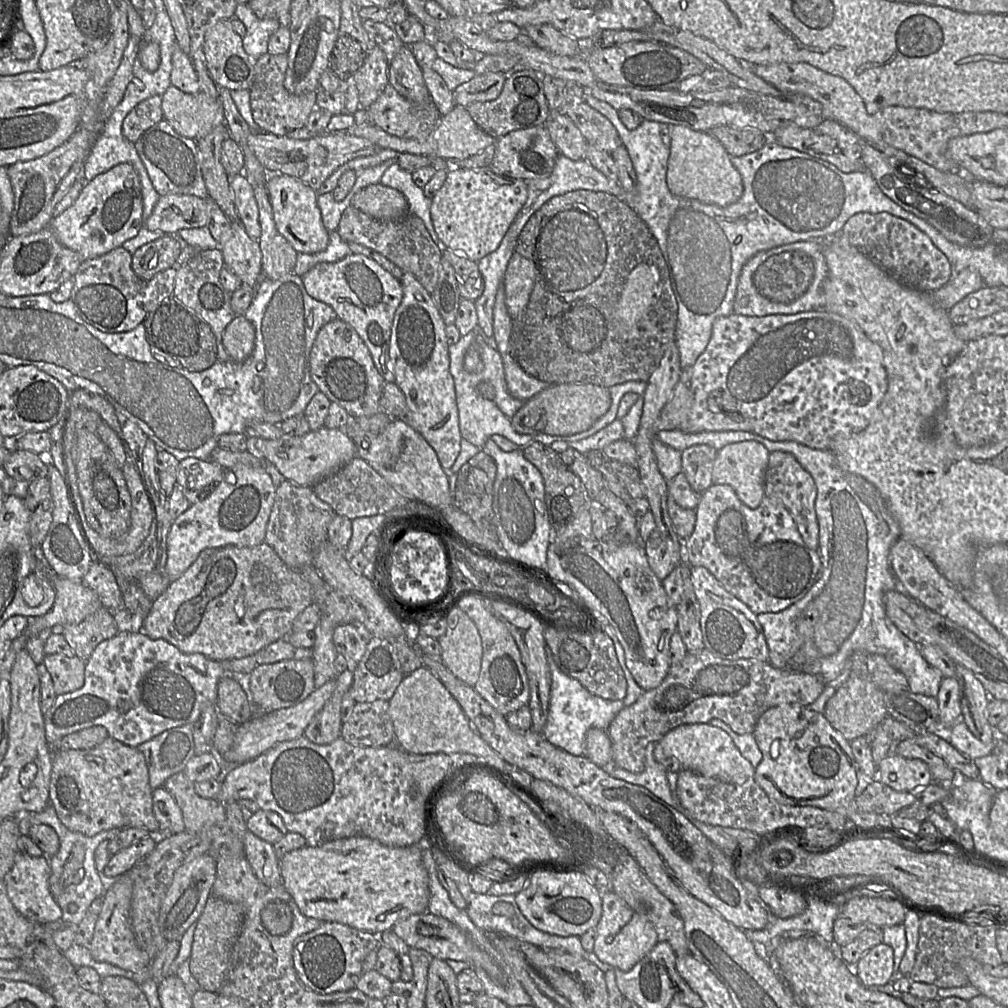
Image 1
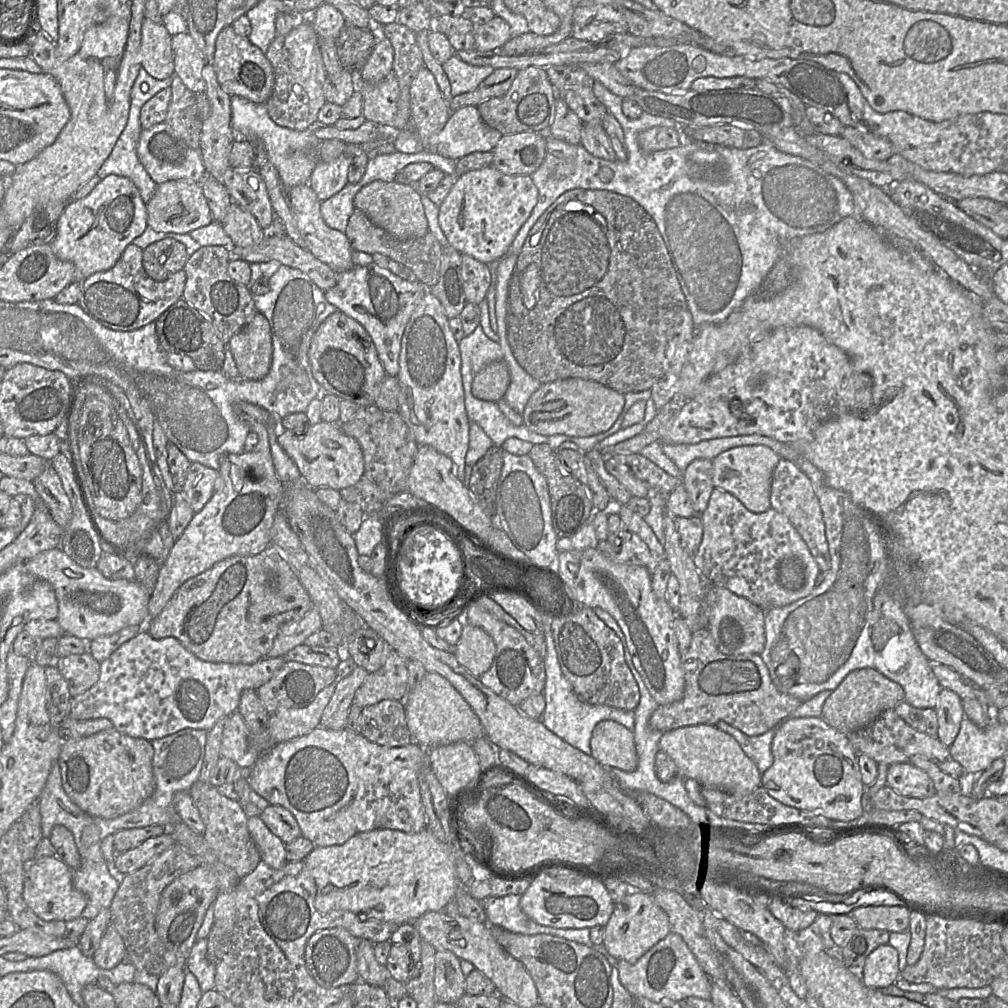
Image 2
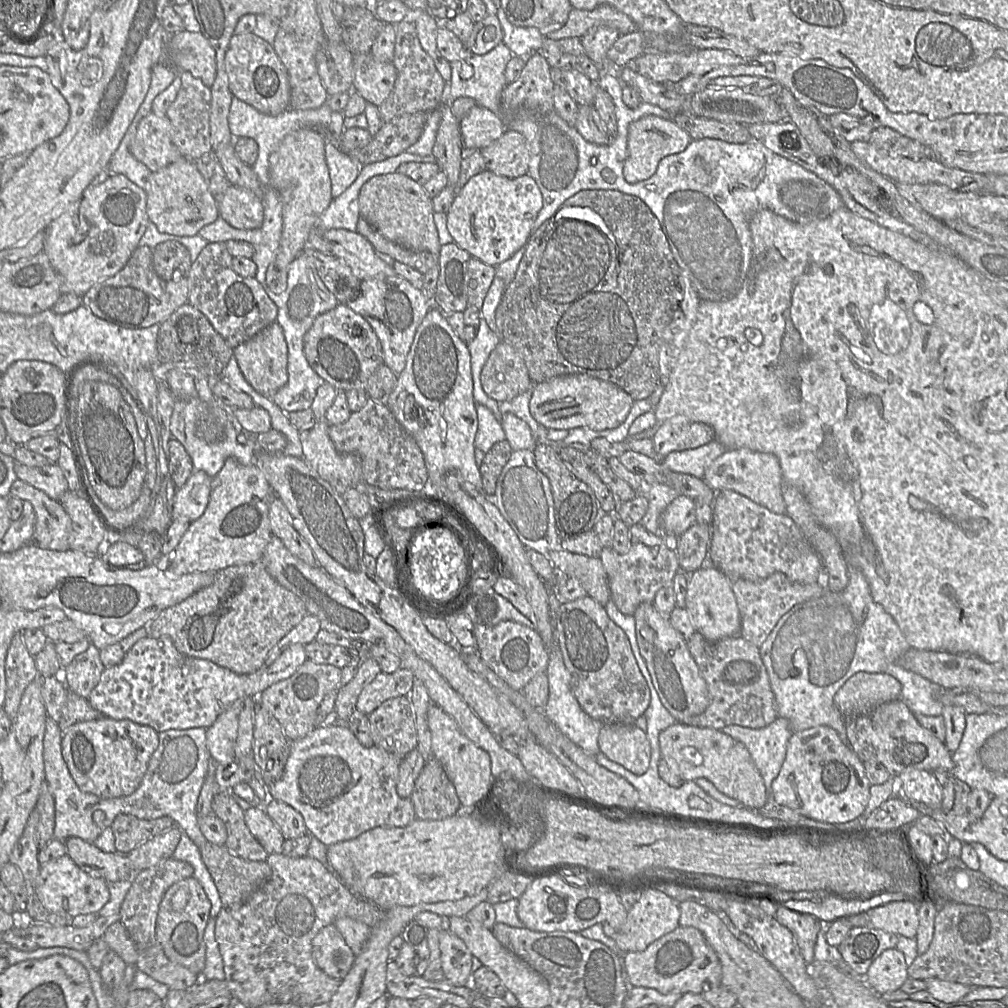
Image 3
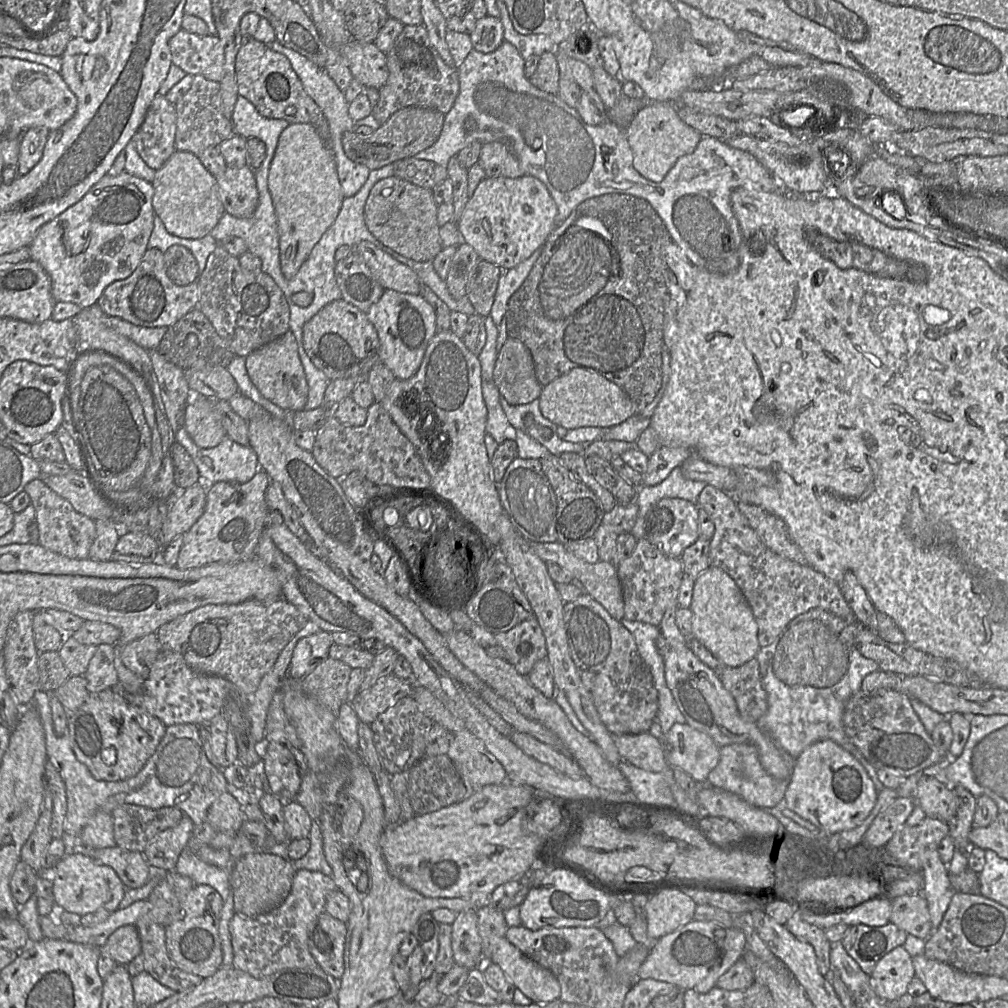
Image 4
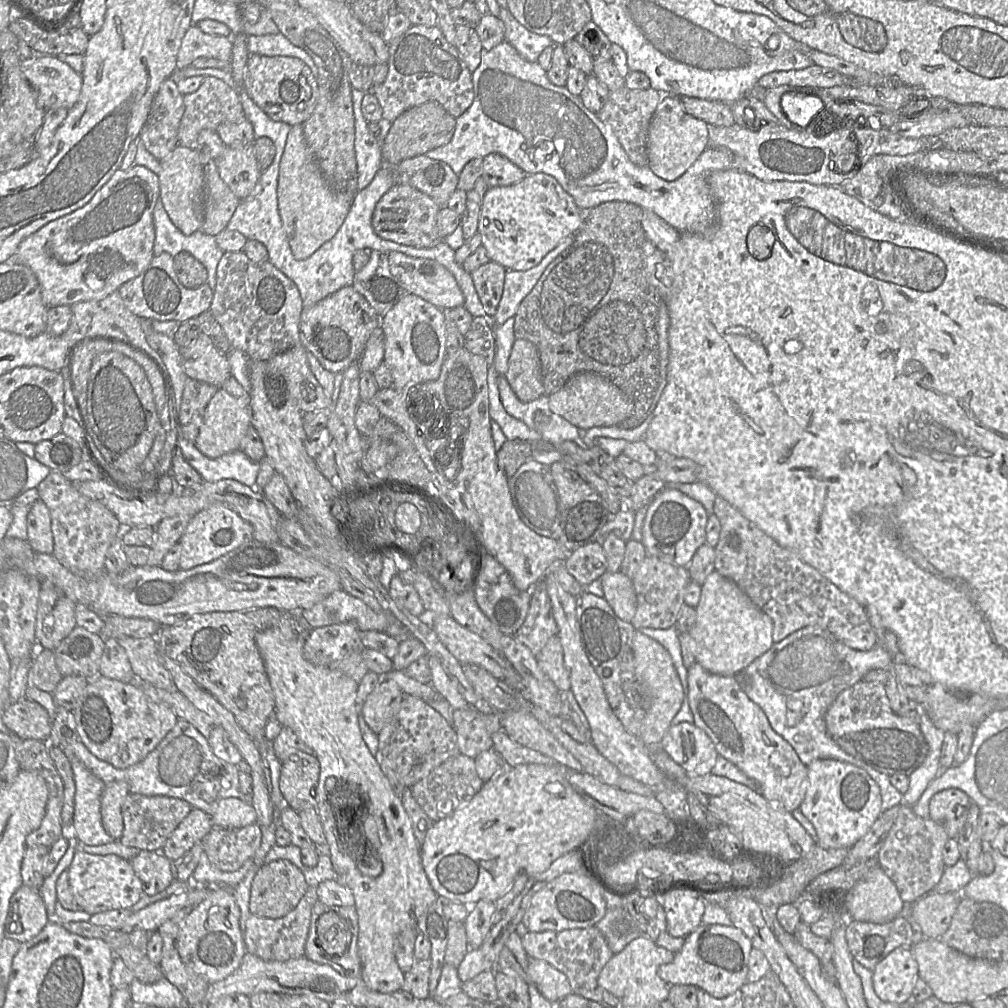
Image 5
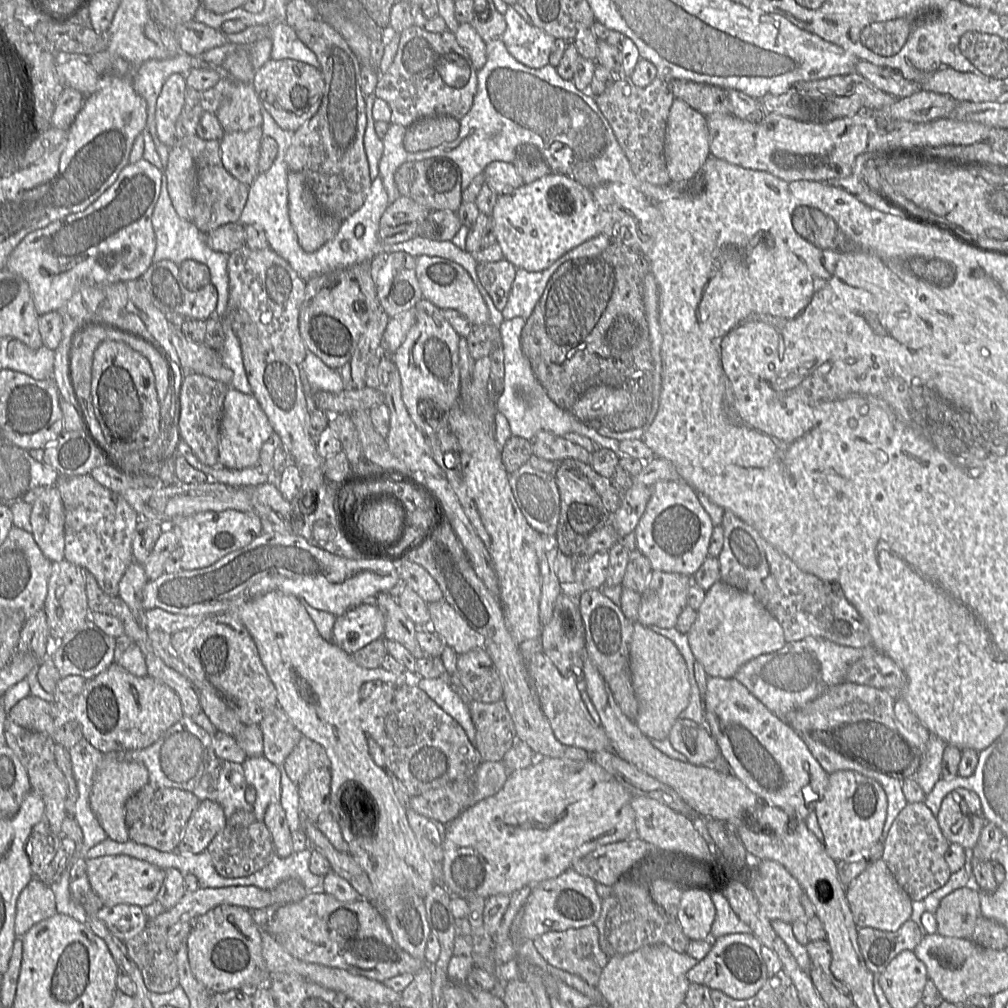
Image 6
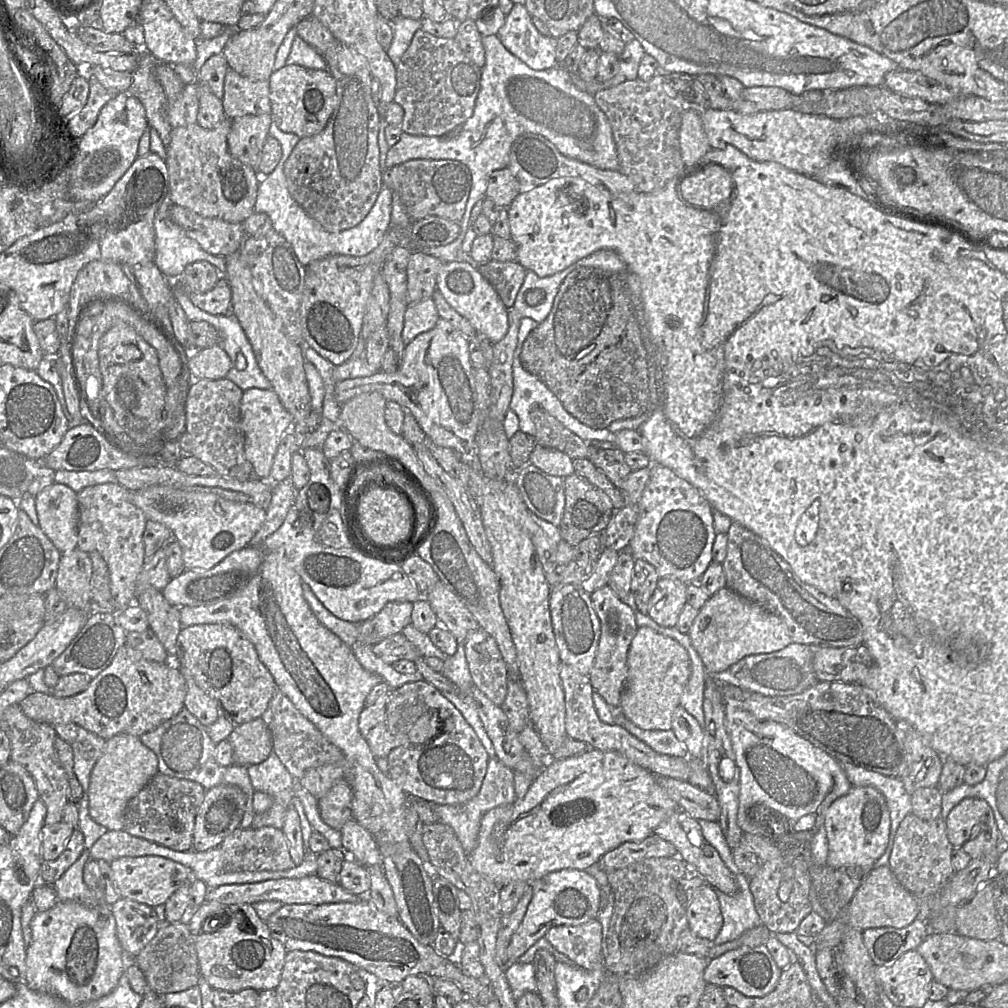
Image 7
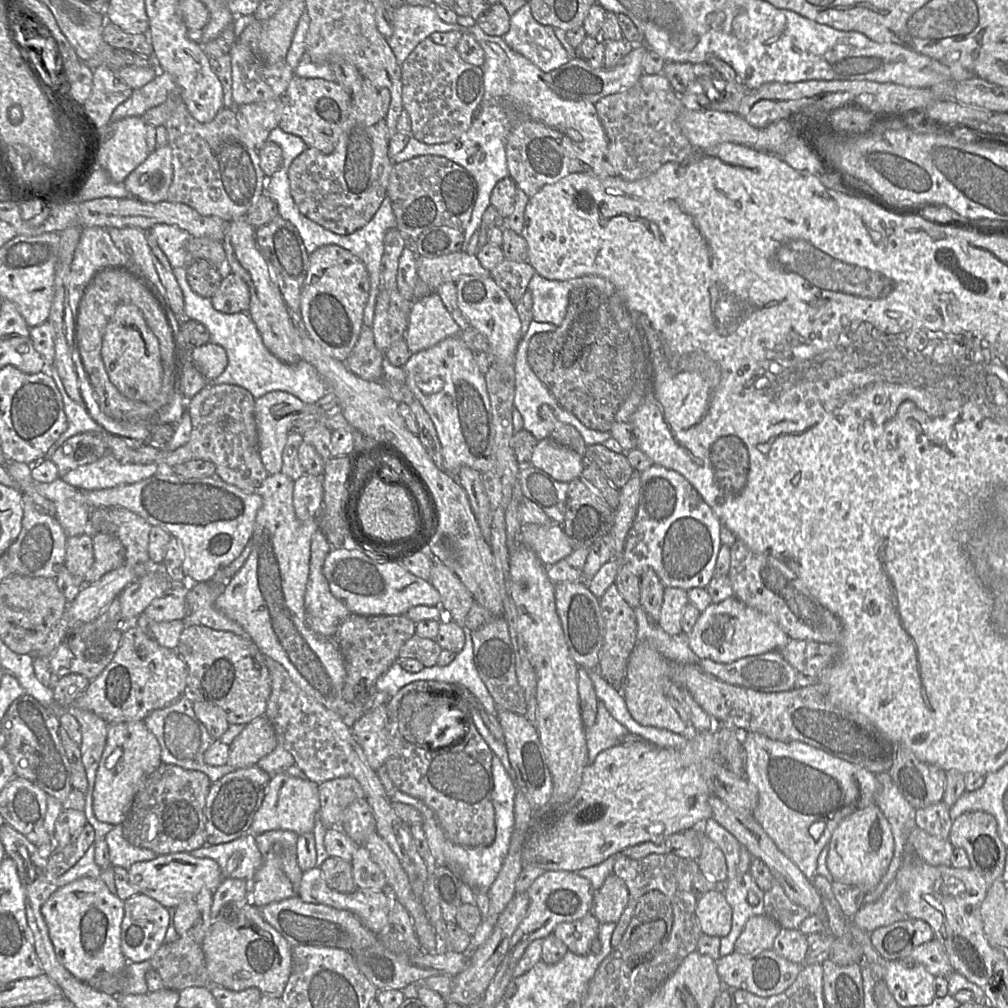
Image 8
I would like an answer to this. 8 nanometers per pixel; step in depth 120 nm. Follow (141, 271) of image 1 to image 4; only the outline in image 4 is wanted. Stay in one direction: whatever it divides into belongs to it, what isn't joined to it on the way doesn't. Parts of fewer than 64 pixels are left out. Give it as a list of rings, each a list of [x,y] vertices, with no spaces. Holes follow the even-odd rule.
[[[172,245],[164,253],[167,276],[178,286],[185,286],[198,279],[198,265],[192,253],[181,245]]]

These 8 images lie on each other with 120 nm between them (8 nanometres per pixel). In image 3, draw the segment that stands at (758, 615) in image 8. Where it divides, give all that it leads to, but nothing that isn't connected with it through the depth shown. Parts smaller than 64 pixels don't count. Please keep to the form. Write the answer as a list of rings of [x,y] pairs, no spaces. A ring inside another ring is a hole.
[[[701,567],[689,575],[686,607],[696,632],[708,641],[716,642],[727,637],[740,636],[741,617],[732,581],[716,567]]]

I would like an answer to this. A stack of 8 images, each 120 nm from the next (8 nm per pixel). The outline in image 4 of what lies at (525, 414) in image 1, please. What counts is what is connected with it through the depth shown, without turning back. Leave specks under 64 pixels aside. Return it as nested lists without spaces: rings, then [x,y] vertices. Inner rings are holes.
[[[571,369],[543,386],[538,400],[543,416],[568,430],[579,427],[611,427],[635,414],[635,405],[630,397],[602,373],[592,369]]]

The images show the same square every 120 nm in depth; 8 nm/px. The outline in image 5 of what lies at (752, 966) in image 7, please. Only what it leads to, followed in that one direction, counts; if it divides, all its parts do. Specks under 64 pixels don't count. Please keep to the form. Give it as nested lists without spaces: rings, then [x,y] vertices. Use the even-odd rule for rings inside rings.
[[[700,925],[684,939],[681,950],[669,964],[661,965],[659,977],[670,986],[692,985],[722,999],[747,983],[751,940],[738,928],[723,925]]]

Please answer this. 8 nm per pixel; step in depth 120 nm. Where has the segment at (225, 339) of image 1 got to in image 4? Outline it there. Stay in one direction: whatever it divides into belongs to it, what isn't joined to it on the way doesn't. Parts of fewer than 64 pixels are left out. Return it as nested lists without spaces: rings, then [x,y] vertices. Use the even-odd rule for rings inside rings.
[[[290,330],[246,356],[245,365],[250,380],[265,399],[287,413],[304,409],[308,397],[308,384],[299,358],[297,342]]]

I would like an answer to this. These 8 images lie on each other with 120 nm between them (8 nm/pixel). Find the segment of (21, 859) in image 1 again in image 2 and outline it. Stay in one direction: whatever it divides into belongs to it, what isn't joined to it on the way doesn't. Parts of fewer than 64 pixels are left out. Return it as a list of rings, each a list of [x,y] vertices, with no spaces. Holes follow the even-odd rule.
[[[56,856],[28,864],[24,875],[23,898],[38,917],[46,921],[69,922],[81,916],[87,904],[87,897],[74,887],[72,871]]]

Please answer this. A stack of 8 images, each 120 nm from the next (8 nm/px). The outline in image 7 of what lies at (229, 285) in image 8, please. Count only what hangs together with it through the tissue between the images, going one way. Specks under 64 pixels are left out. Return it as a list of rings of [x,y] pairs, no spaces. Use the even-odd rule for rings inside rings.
[[[220,278],[214,288],[206,293],[189,293],[189,299],[199,309],[213,315],[233,315],[231,288],[226,278]]]

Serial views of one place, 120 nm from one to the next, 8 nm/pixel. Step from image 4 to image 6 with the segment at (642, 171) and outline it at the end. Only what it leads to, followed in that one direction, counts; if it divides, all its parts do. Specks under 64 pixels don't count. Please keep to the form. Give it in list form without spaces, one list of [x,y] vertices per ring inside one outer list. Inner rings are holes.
[[[678,98],[669,110],[664,142],[666,168],[673,183],[692,179],[709,157],[708,126],[704,115]]]

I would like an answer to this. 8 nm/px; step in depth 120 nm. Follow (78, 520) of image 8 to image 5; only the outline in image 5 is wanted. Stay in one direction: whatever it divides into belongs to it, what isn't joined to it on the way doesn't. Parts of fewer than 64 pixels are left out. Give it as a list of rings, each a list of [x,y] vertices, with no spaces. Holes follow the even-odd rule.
[[[37,499],[27,516],[28,543],[36,553],[53,554],[54,541],[50,512],[45,503]]]

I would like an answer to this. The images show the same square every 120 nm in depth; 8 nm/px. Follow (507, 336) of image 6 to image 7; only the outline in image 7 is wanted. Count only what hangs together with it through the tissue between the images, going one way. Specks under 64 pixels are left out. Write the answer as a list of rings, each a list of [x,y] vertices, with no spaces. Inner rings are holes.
[[[523,317],[520,321],[517,346],[513,356],[512,374],[513,374],[513,394],[510,401],[509,408],[513,410],[519,418],[519,431],[529,434],[533,437],[536,435],[536,426],[531,418],[531,412],[535,407],[544,408],[550,415],[555,417],[561,424],[576,434],[585,442],[616,442],[616,434],[610,432],[608,429],[598,430],[592,429],[585,424],[578,421],[563,407],[559,399],[548,389],[548,387],[541,382],[536,376],[527,372],[521,365],[520,355],[522,346],[529,333],[538,326],[539,323],[531,318]]]

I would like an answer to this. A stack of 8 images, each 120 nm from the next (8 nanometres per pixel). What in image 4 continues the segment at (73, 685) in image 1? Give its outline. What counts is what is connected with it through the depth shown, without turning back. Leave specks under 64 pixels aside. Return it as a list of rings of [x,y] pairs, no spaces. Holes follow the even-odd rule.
[[[100,644],[89,662],[83,675],[87,681],[90,693],[98,693],[119,685],[118,674],[115,669],[116,649],[114,644]]]

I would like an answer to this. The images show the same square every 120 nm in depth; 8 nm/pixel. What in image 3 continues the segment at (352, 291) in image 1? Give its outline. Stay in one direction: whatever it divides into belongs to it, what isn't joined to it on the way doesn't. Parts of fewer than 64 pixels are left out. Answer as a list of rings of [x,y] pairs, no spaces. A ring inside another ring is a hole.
[[[439,264],[425,273],[421,289],[415,288],[398,274],[361,280],[359,296],[346,304],[351,310],[362,316],[372,327],[382,348],[383,363],[396,375],[399,375],[404,370],[406,358],[412,345],[416,330],[430,310],[430,306],[432,307],[438,277]]]

